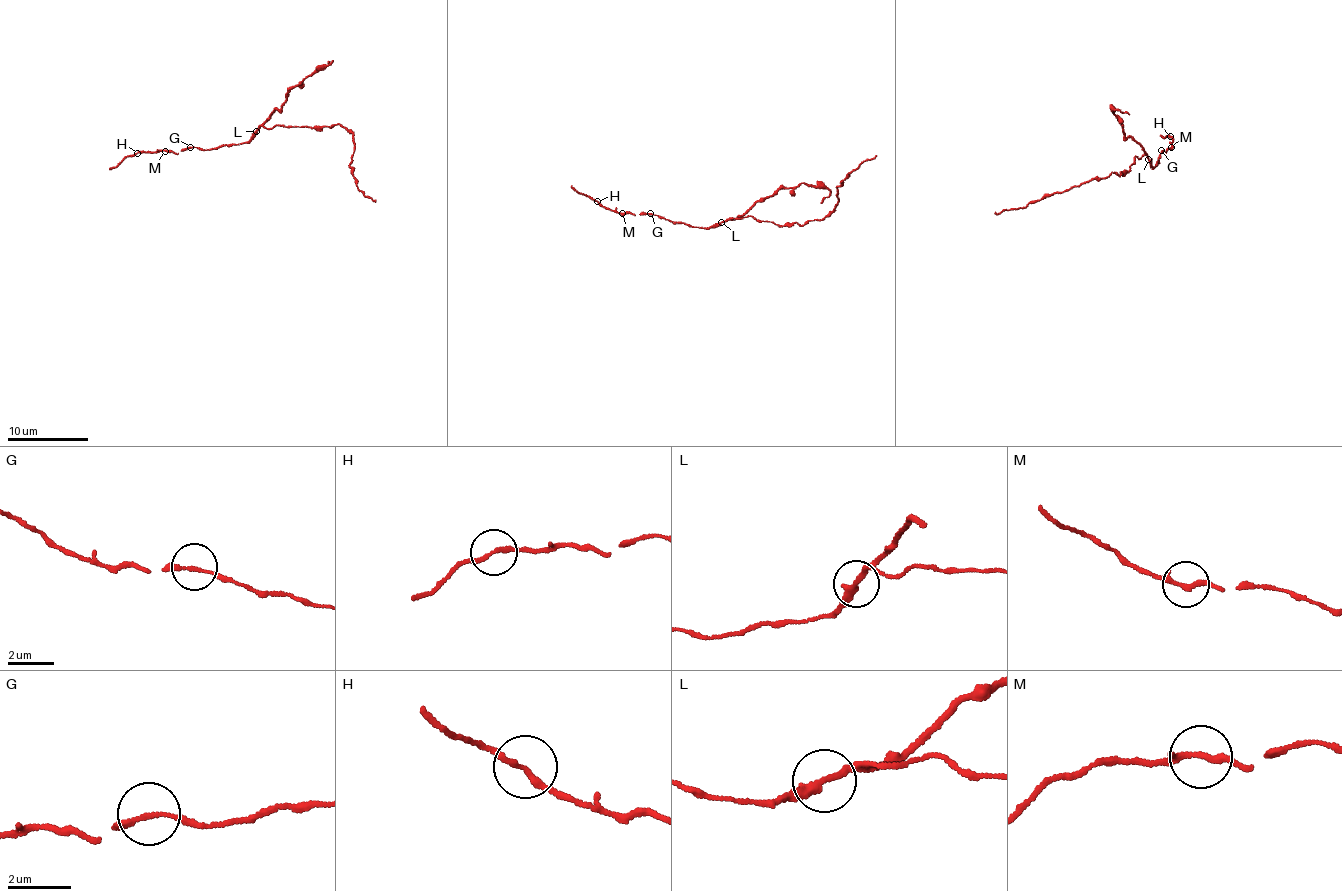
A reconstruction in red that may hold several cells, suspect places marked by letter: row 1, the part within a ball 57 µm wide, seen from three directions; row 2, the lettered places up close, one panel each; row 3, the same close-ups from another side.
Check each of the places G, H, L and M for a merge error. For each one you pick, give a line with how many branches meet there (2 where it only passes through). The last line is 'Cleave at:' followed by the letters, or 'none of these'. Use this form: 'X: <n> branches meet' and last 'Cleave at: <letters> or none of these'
L: 2 branches meet
Cleave at: L

